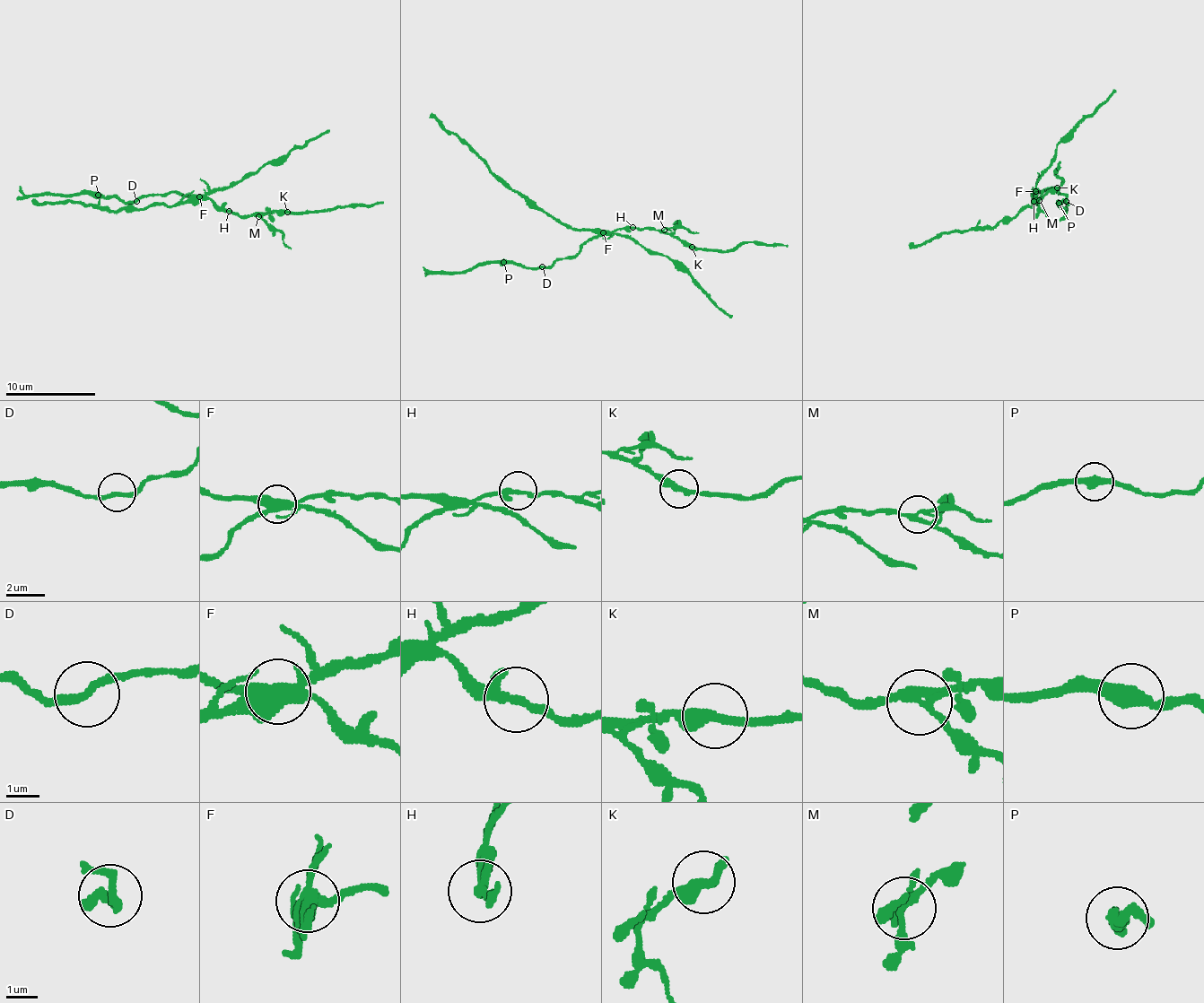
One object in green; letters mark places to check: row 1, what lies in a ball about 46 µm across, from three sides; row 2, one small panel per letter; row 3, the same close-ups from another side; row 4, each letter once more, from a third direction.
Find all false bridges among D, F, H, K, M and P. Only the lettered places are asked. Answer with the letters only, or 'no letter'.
F, K, M

